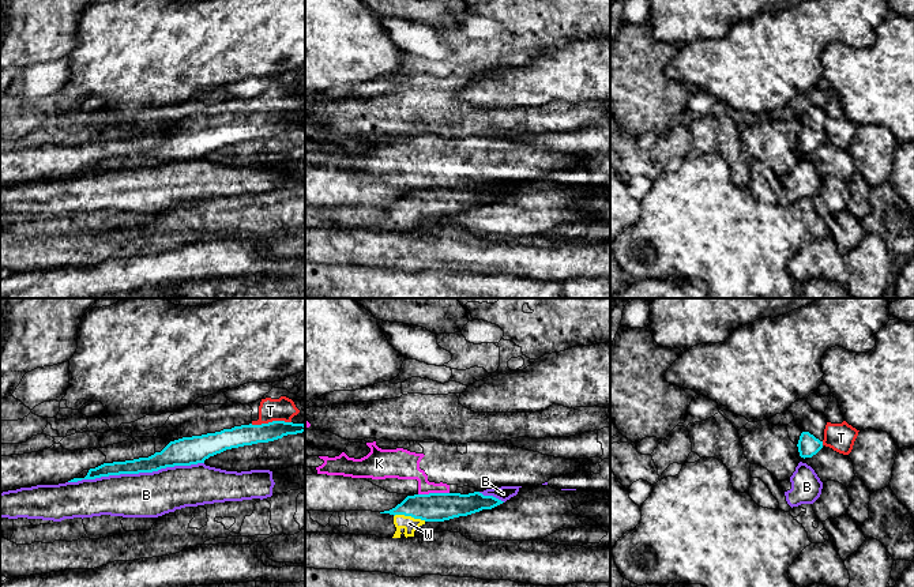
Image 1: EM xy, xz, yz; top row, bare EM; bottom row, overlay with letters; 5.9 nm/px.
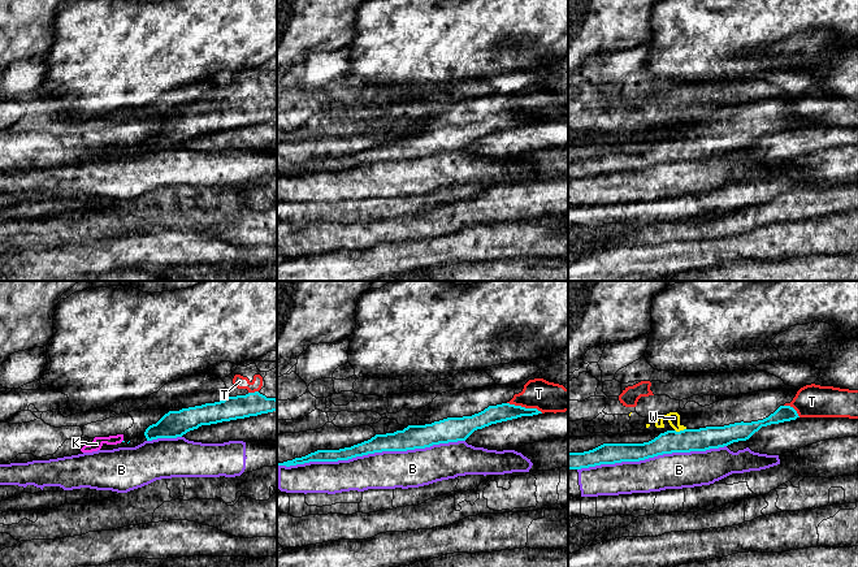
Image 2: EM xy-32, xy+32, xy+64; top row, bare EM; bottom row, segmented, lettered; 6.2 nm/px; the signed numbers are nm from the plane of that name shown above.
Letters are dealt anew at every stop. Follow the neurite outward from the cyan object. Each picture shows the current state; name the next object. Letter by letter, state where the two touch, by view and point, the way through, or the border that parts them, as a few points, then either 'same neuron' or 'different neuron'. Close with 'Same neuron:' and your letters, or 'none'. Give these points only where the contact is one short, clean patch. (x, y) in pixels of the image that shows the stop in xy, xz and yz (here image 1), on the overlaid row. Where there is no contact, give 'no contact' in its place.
B: meets cyan in xy at (135, 473); different neuron
K: meets cyan in xz at (433, 493); different neuron
T: meets cyan in xy at (270, 422); different neuron
W: meets cyan in xz at (410, 515); same neuron
Same neuron: W

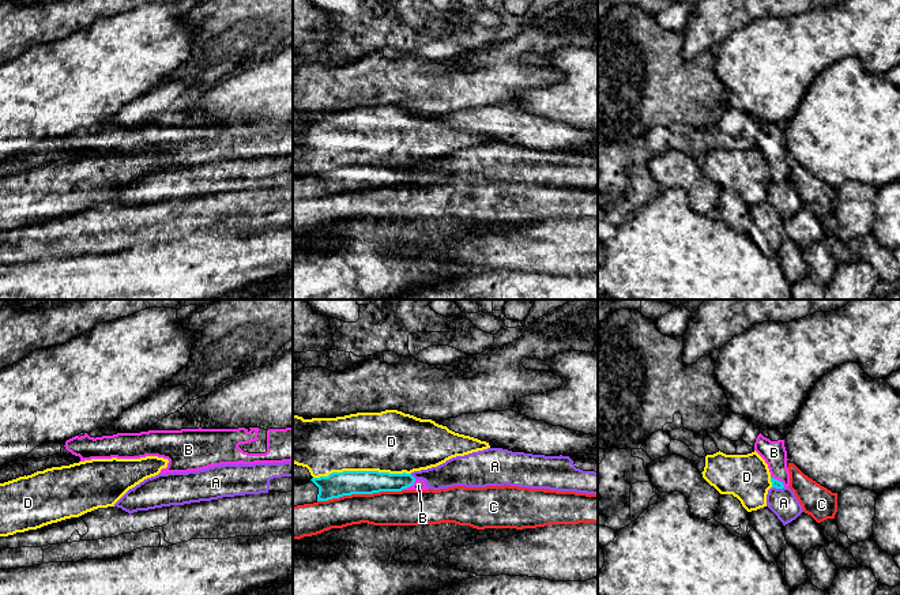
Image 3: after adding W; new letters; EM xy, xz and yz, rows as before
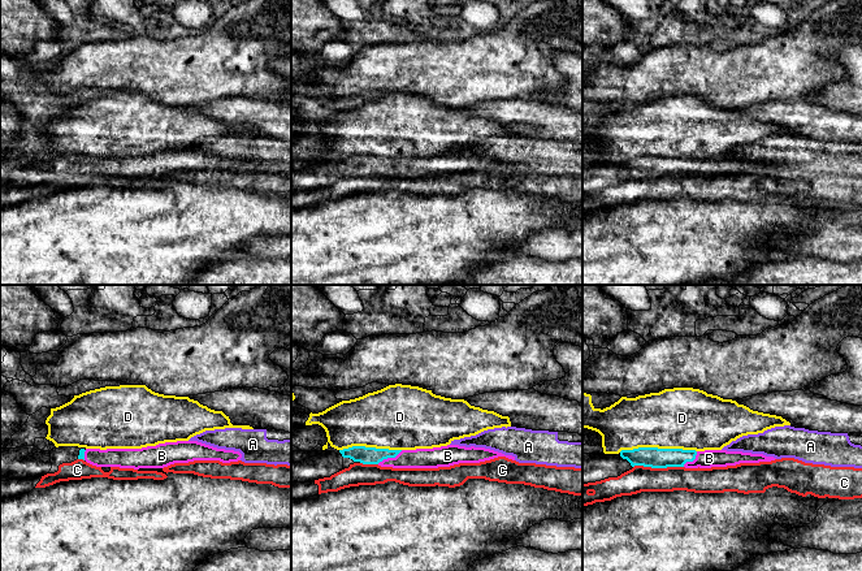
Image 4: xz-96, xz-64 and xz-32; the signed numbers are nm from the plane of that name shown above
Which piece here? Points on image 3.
A: meets cyan in xz at (411, 475); different neuron
B: meets cyan in xz at (409, 486); runs through xz (366, 482), (409, 486), (418, 485); same neuron
C: meets cyan in xz at (360, 493); different neuron
D: meets cyan in xz at (361, 471); different neuron
Same neuron: B

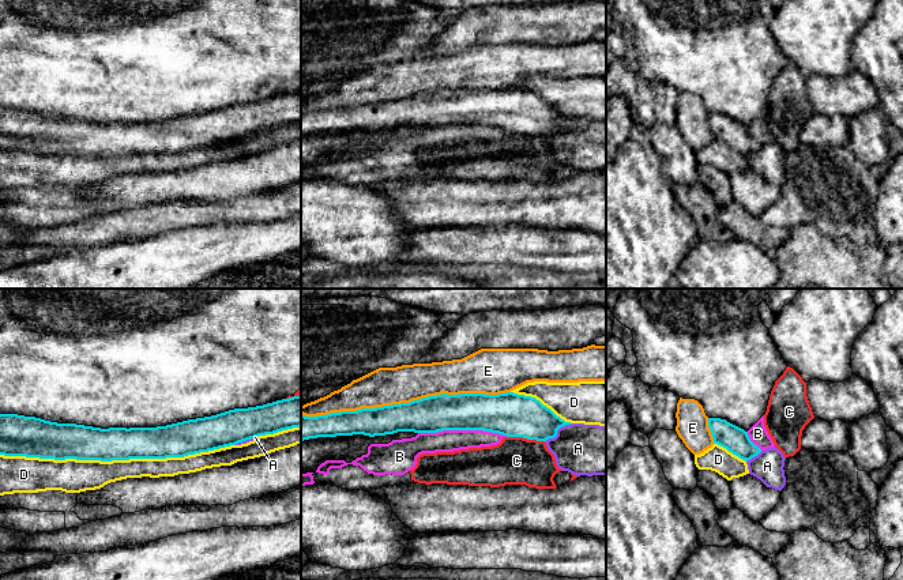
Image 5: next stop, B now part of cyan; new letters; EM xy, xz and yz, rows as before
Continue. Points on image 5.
A: meets cyan in xz at (556, 432); different neuron
B: meets cyan in xz at (463, 429); different neuron
C: meets cyan in xz at (526, 437); different neuron
D: meets cyan in xy at (117, 459); different neuron
E: meets cyan in xz at (405, 403); different neuron
Same neuron: none

